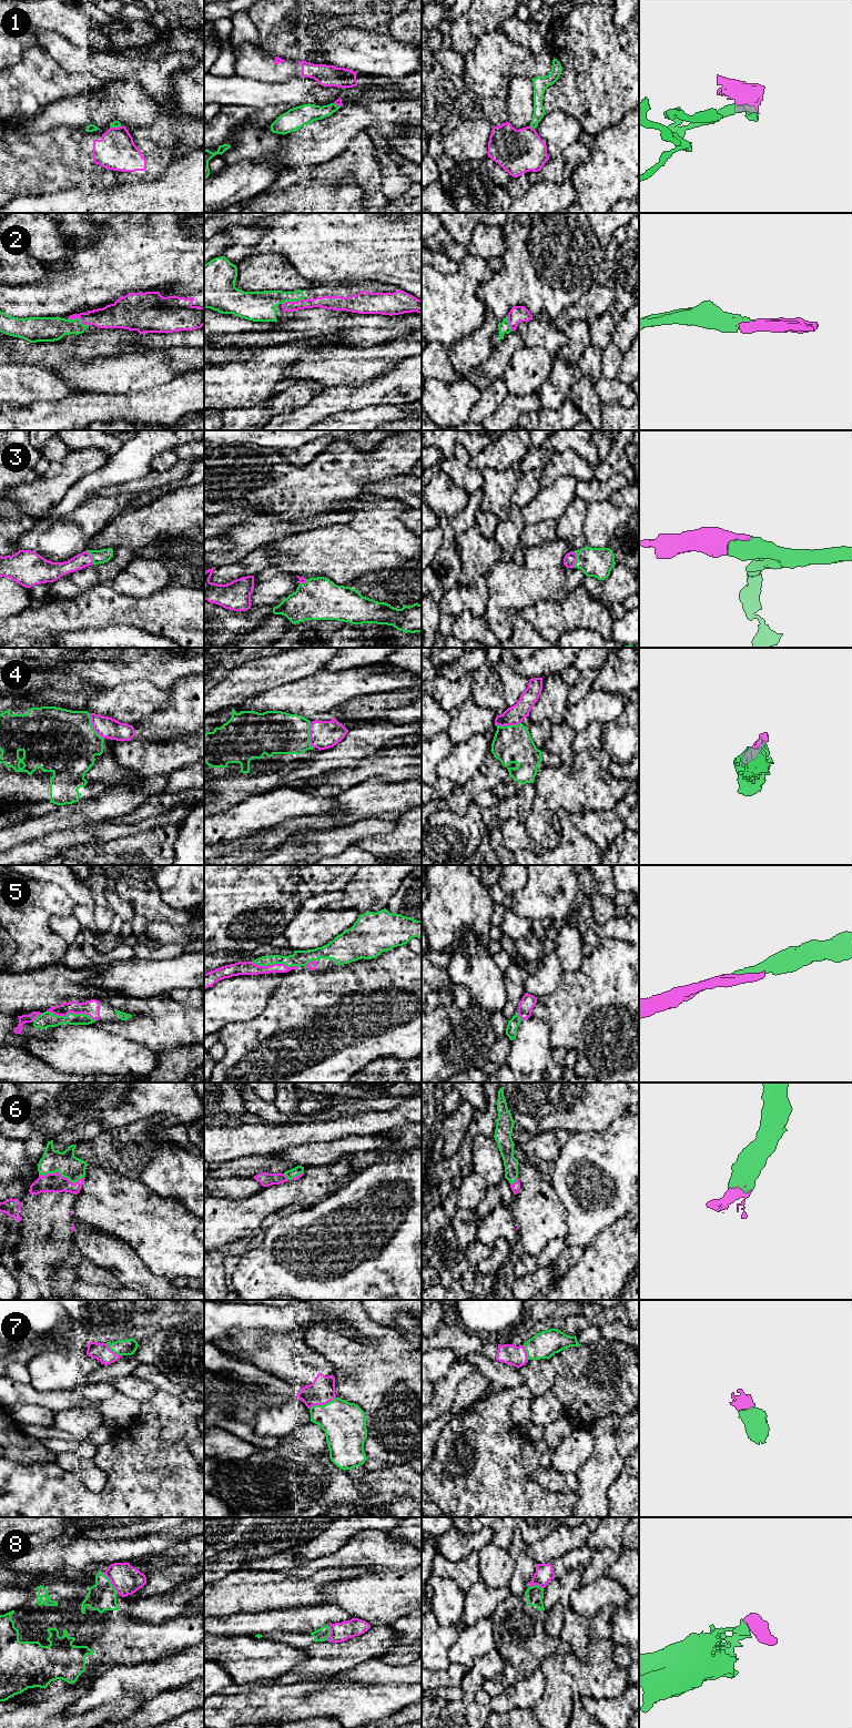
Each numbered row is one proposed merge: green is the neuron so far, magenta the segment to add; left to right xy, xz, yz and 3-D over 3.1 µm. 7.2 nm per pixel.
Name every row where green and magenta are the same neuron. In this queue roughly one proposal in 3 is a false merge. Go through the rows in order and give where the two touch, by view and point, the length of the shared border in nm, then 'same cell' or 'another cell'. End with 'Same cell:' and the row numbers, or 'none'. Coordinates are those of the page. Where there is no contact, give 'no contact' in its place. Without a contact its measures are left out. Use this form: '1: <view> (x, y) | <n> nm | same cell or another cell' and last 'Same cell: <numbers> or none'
1: yz (531, 126) | 50 nm | another cell
2: xy (79, 318) | 170 nm | same cell
3: yz (576, 559) | 120 nm | same cell
4: xy (92, 727) | 220 nm | another cell
5: xy (71, 1013) | 360 nm | same cell
6: xy (61, 1175) | 320 nm | same cell
7: xz (322, 1405) | 220 nm | same cell
8: xy (110, 1583) | 190 nm | another cell
Same cell: 2, 3, 5, 6, 7

